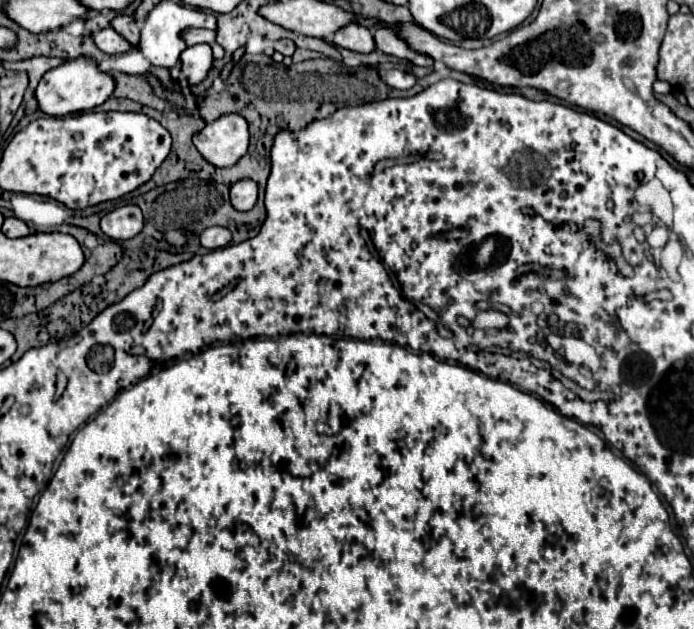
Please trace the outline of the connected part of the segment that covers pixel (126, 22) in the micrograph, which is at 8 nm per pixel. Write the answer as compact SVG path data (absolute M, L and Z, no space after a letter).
M119 15L119 17L115 17L115 19L111 21L111 27L113 27L121 37L125 37L125 39L131 43L131 47L137 49L137 41L139 41L139 37L141 37L141 31L139 31L139 25L137 25L131 17Z

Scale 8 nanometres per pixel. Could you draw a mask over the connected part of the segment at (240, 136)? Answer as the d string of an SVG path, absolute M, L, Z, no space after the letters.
M229 113L219 117L215 123L205 125L203 131L199 131L193 137L193 143L197 147L197 151L215 167L233 167L245 153L249 147L249 125L241 115Z

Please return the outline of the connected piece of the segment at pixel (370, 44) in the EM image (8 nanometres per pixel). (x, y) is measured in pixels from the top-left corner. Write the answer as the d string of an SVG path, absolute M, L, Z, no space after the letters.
M347 25L339 29L335 33L335 45L357 53L373 53L377 49L373 41L373 33L361 25Z

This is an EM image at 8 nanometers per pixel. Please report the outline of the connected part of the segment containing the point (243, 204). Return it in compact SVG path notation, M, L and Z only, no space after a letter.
M243 179L243 181L237 181L231 187L231 205L237 211L249 211L249 209L253 209L255 201L257 201L257 183L255 181Z

